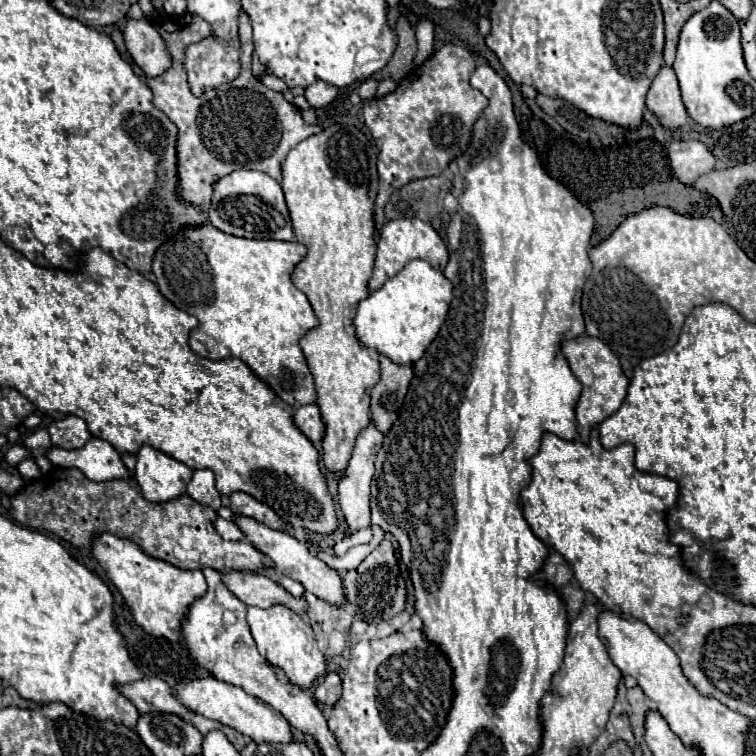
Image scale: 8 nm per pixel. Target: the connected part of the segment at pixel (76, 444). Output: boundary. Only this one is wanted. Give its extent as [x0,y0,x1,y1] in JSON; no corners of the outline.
[48,416,92,450]

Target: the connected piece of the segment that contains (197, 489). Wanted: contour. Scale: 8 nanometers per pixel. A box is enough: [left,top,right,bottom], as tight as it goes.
[186,468,220,510]

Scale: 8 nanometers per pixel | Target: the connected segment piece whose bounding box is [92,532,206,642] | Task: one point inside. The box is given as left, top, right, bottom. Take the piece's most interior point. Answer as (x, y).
(157, 593)

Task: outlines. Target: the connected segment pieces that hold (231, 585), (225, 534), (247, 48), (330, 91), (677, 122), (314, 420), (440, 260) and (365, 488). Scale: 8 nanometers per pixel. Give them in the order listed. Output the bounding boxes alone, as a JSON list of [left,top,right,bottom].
[[222,570,308,616],[216,516,244,540],[146,10,320,212],[304,82,338,108],[646,66,688,130],[294,404,324,444],[368,218,448,290],[338,424,384,534]]

